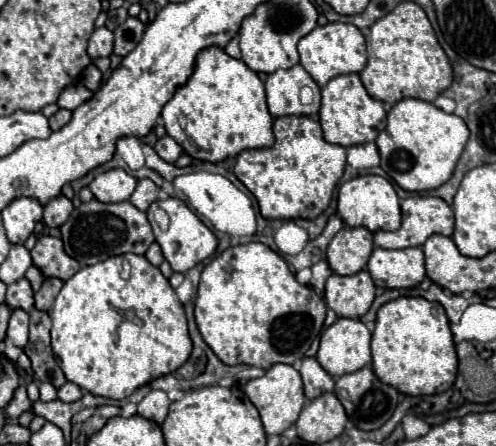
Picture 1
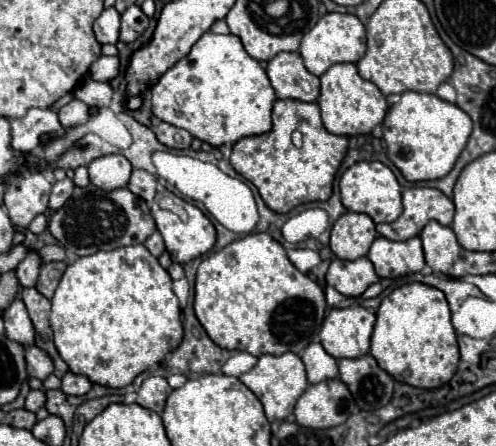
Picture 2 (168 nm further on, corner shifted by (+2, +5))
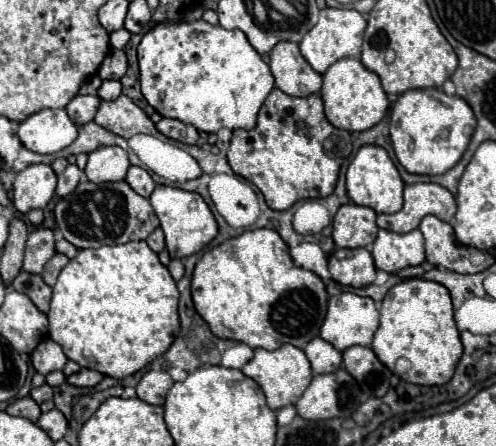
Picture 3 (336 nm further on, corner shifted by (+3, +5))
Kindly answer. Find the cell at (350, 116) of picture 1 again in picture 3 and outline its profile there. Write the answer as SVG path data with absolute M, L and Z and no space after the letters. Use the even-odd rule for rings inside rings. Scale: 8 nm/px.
M343 58L337 60L325 74L323 74L323 88L321 98L325 104L325 116L335 128L343 128L347 132L363 132L373 128L377 122L383 120L389 108L387 94L381 88L379 78L369 72L361 60Z

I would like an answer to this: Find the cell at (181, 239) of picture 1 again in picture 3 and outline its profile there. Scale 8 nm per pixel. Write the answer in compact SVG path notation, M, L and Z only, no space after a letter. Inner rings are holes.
M157 186L151 194L151 206L161 222L161 228L165 232L165 242L171 258L187 258L191 254L201 252L215 236L217 236L217 222L209 210L209 206L203 202L199 194L185 192L173 186Z

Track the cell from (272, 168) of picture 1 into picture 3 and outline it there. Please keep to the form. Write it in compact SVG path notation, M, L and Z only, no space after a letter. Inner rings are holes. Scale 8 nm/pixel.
M273 88L253 130L235 130L227 160L237 176L255 184L271 210L287 210L297 200L325 198L333 192L343 158L351 154L351 134L329 124L317 94L295 98Z

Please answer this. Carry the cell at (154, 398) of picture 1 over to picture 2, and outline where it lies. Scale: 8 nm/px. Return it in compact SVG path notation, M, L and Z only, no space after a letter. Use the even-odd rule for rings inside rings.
M152 376L152 378L146 378L144 384L140 386L136 402L140 406L144 406L144 408L160 414L164 410L164 404L166 404L166 398L168 398L170 392L172 392L172 388L168 386L166 378Z

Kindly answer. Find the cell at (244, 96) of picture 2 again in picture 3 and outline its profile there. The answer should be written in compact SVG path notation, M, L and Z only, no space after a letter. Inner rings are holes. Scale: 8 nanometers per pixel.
M205 20L159 24L143 36L137 54L141 70L141 92L145 100L161 116L193 124L201 132L219 132L221 128L255 128L257 112L275 86L269 66L253 50L241 30L225 30L221 26L211 26Z

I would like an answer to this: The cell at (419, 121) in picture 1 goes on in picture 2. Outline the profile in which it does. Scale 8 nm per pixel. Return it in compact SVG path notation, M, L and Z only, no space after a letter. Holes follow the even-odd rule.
M404 92L400 102L390 106L382 130L388 146L388 158L408 182L438 180L452 170L456 158L464 150L472 132L472 118L456 104L450 104L436 94Z

